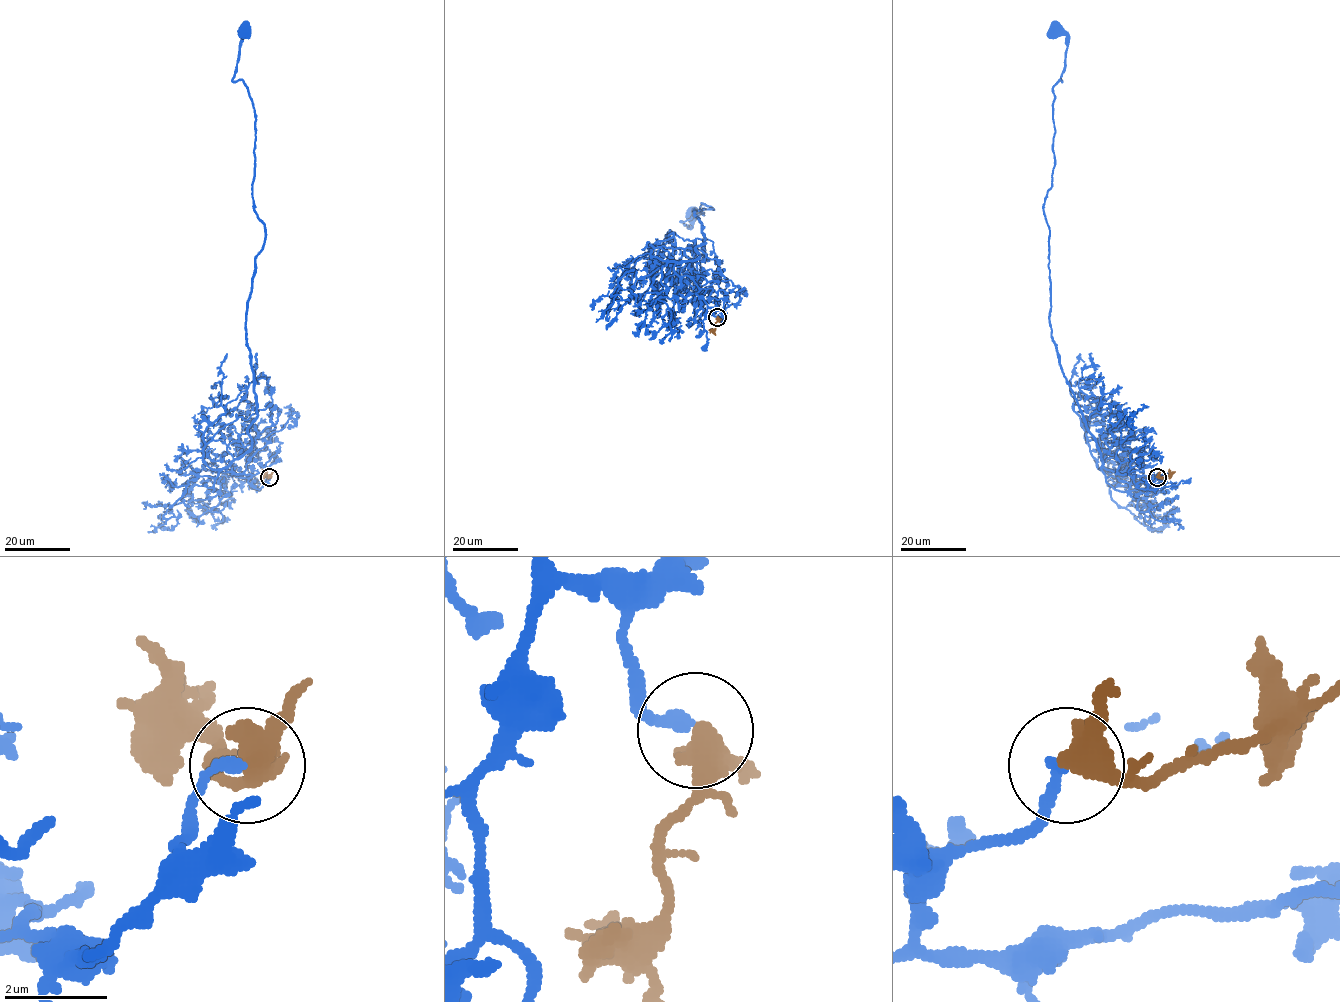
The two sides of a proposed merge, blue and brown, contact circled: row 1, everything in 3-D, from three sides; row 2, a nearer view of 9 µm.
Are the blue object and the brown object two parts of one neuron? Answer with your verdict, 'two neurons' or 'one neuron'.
one neuron

